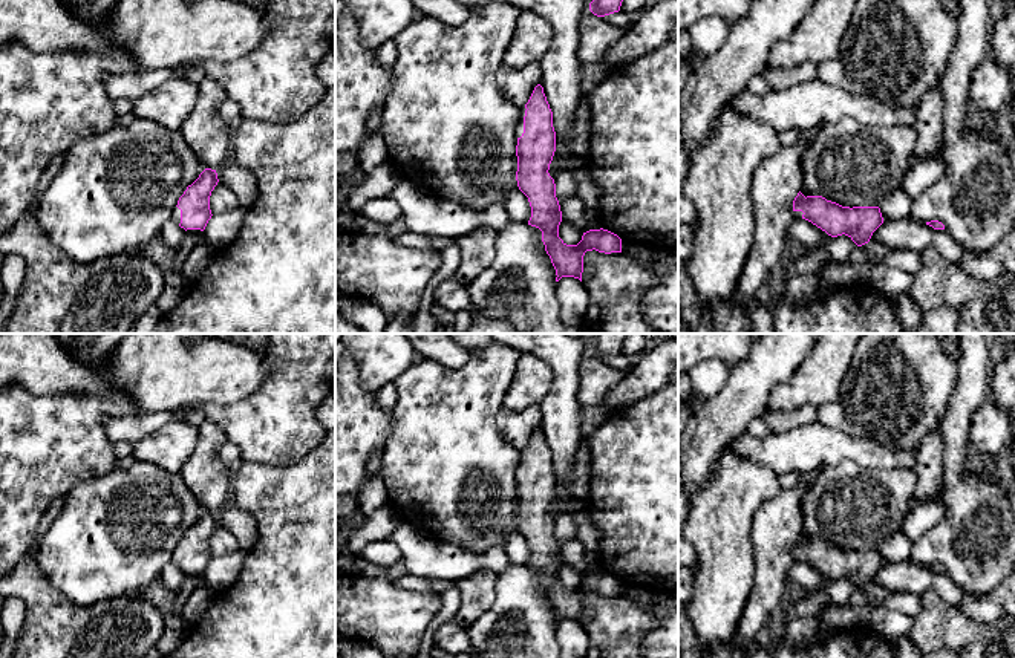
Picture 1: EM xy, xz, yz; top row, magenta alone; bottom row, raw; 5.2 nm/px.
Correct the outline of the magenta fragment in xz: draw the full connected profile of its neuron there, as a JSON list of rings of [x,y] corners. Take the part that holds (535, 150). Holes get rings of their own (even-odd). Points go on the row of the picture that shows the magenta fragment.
[[[540,84],[534,87],[528,103],[521,109],[514,135],[517,139],[516,181],[531,207],[528,225],[542,231],[545,251],[556,269],[556,282],[562,277],[582,282],[585,252],[592,249],[605,254],[622,252],[622,239],[603,228],[583,233],[577,245],[566,245],[559,237],[562,211],[554,179],[548,173],[556,151],[556,132],[553,112]]]

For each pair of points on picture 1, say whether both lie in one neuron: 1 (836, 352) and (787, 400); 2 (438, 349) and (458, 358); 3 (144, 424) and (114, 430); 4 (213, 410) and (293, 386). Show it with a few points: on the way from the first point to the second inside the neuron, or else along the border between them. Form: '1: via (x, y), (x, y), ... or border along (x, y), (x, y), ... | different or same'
1: via (824, 364), (799, 389) | same
2: via (443, 349), (453, 355) | same
3: via (137, 427), (121, 429) | same
4: via (233, 412), (267, 412), (273, 406) | same

